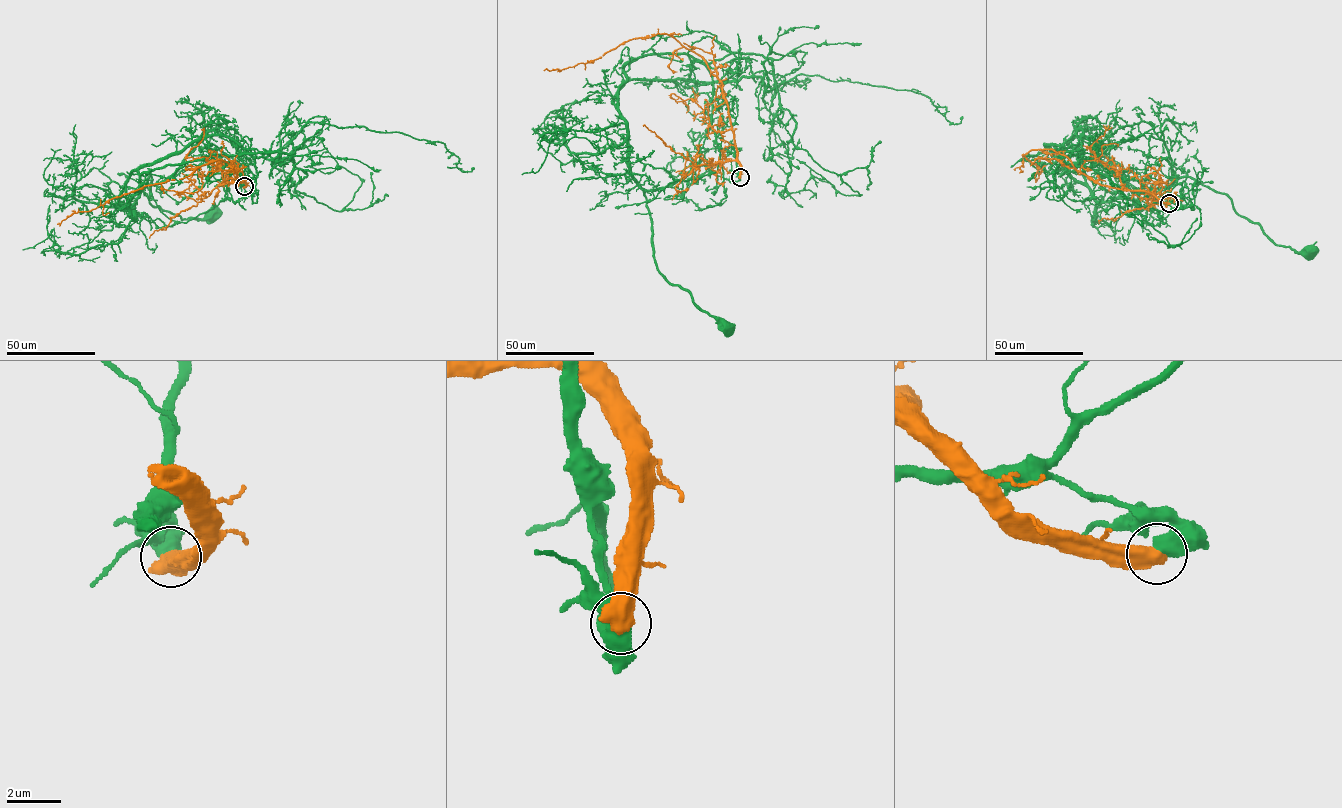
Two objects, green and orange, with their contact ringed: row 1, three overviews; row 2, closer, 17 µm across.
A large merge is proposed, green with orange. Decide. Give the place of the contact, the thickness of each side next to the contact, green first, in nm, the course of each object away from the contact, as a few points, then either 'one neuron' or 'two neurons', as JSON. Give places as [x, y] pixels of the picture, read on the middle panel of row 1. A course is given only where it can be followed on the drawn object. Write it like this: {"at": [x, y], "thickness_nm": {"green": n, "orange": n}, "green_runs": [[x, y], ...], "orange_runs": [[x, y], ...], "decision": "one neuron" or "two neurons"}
{"at": [740, 177], "thickness_nm": {"green": 700, "orange": 750}, "green_runs": [[740, 177], [711, 121], [734, 122], [727, 94], [700, 160], [644, 194], [658, 271], [727, 328]], "orange_runs": [[740, 177], [740, 163], [722, 83], [701, 57], [672, 37], [659, 34], [634, 38], [587, 63], [544, 70]], "decision": "two neurons"}

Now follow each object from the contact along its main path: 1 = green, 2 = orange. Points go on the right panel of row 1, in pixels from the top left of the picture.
1: (1169, 203), (1095, 163), (1096, 148), (1147, 122), (1173, 184), (1196, 179), (1277, 245), (1310, 250)
2: (1169, 203), (1145, 191), (1095, 183), (1066, 157), (1048, 149), (1021, 155), (1037, 165), (1040, 173), (1037, 180)

